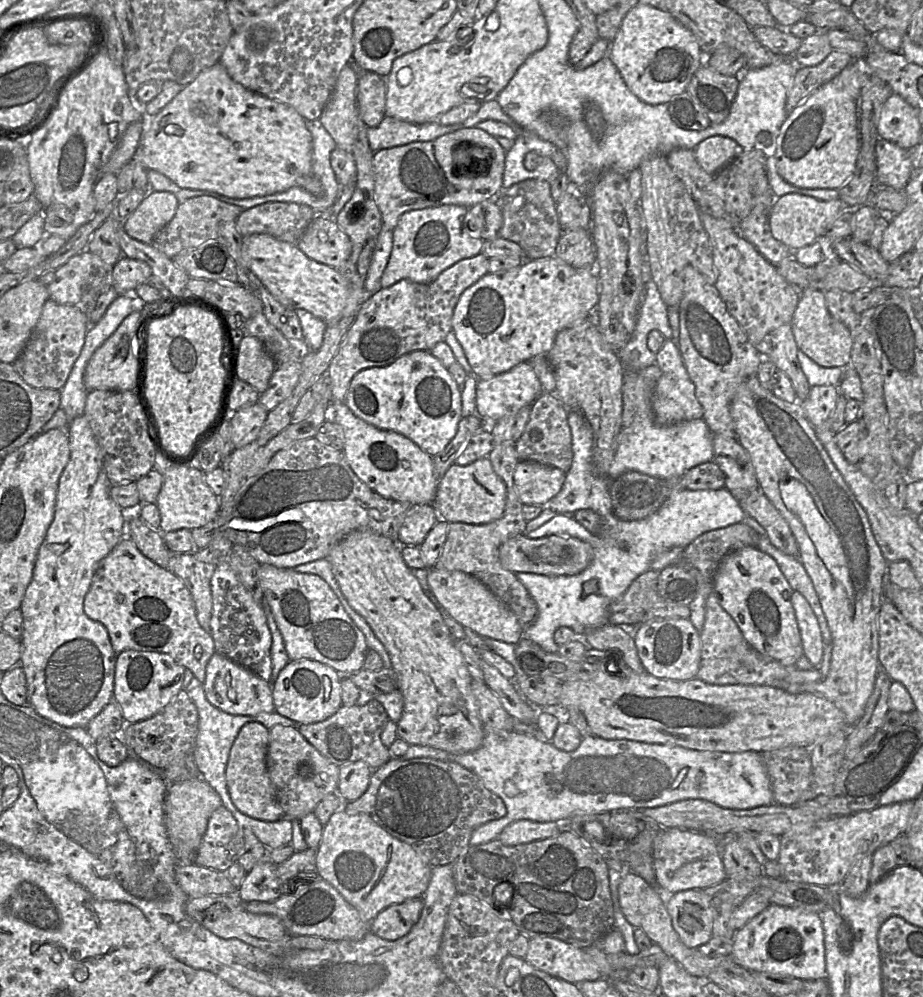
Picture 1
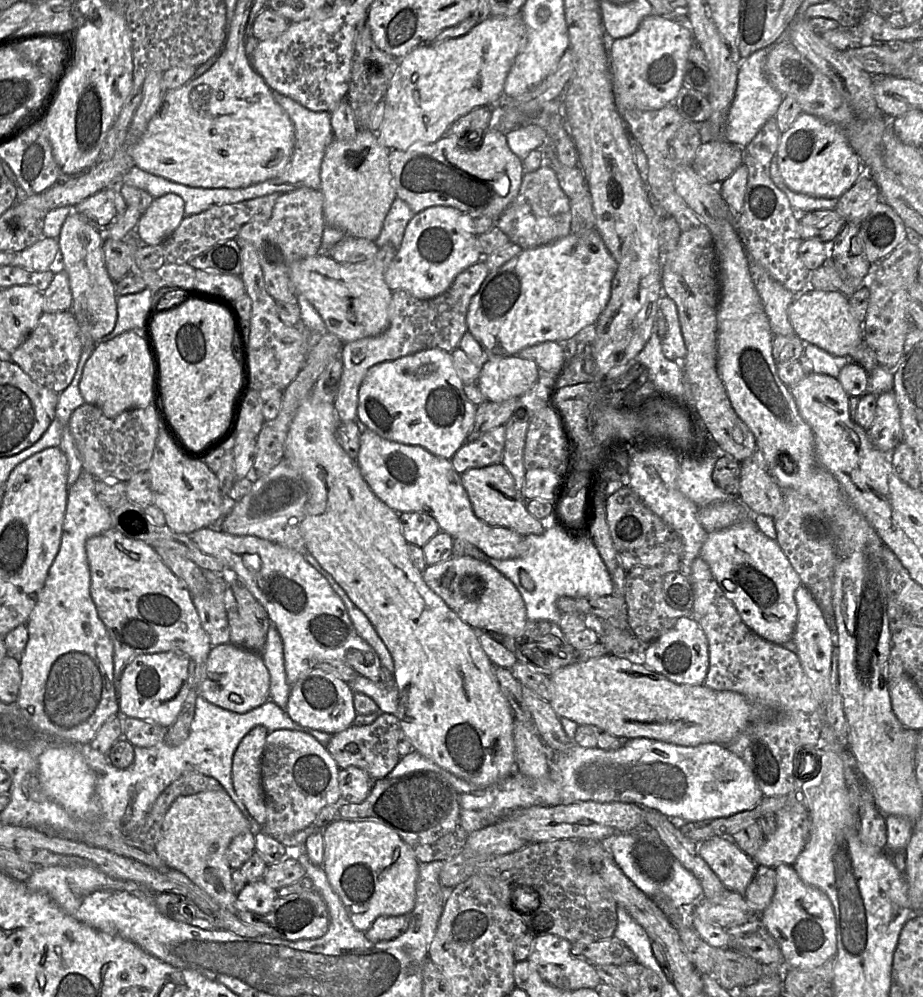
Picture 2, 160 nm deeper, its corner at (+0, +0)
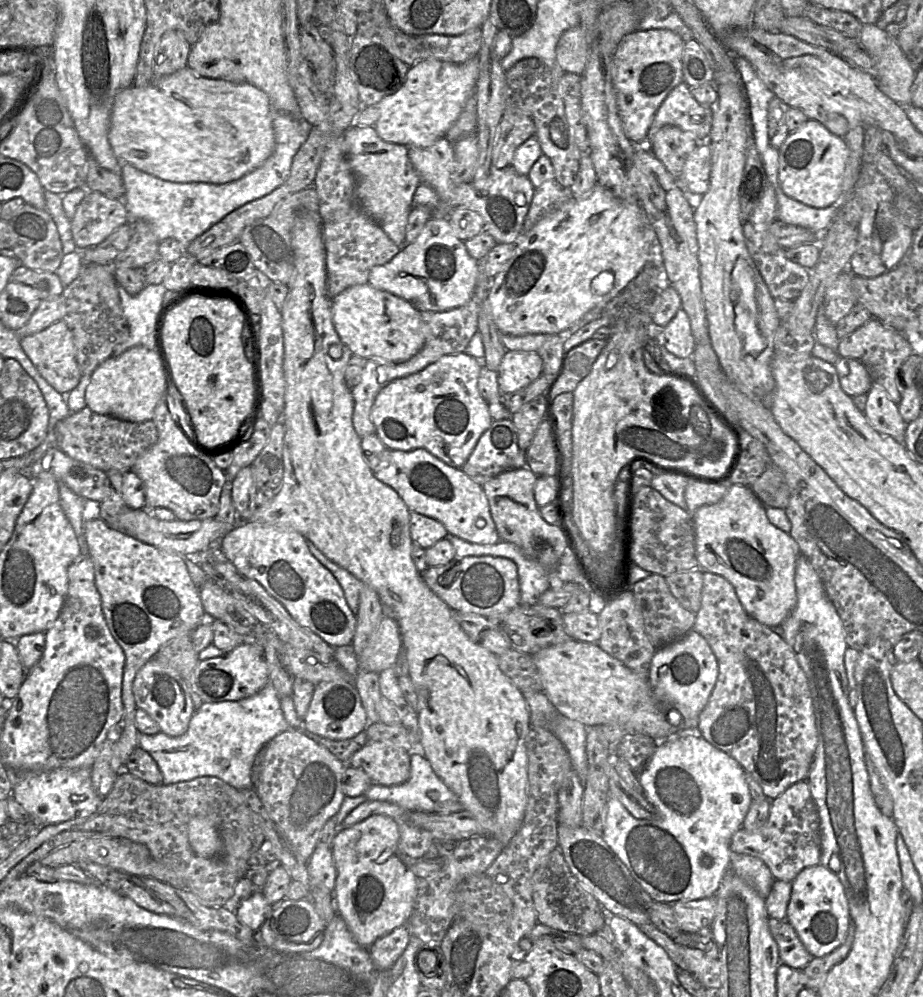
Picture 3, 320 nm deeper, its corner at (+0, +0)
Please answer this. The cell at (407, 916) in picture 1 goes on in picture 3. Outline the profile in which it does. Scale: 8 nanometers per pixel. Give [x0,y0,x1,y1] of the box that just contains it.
[369,925,410,969]

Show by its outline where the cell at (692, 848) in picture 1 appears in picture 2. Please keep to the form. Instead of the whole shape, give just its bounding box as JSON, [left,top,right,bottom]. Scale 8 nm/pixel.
[697,838,758,895]

